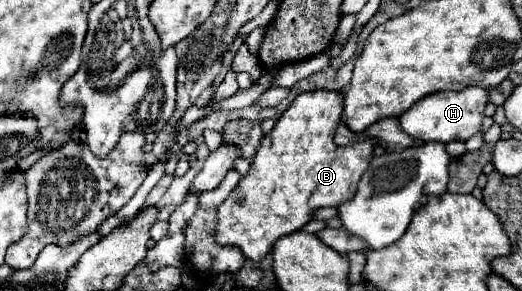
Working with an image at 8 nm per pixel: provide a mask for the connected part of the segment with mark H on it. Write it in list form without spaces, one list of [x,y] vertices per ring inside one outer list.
[[[467,87],[463,91],[439,91],[419,99],[409,111],[399,117],[401,129],[415,141],[467,141],[481,129],[481,121],[485,117],[485,105],[489,103],[489,91],[483,87]]]

